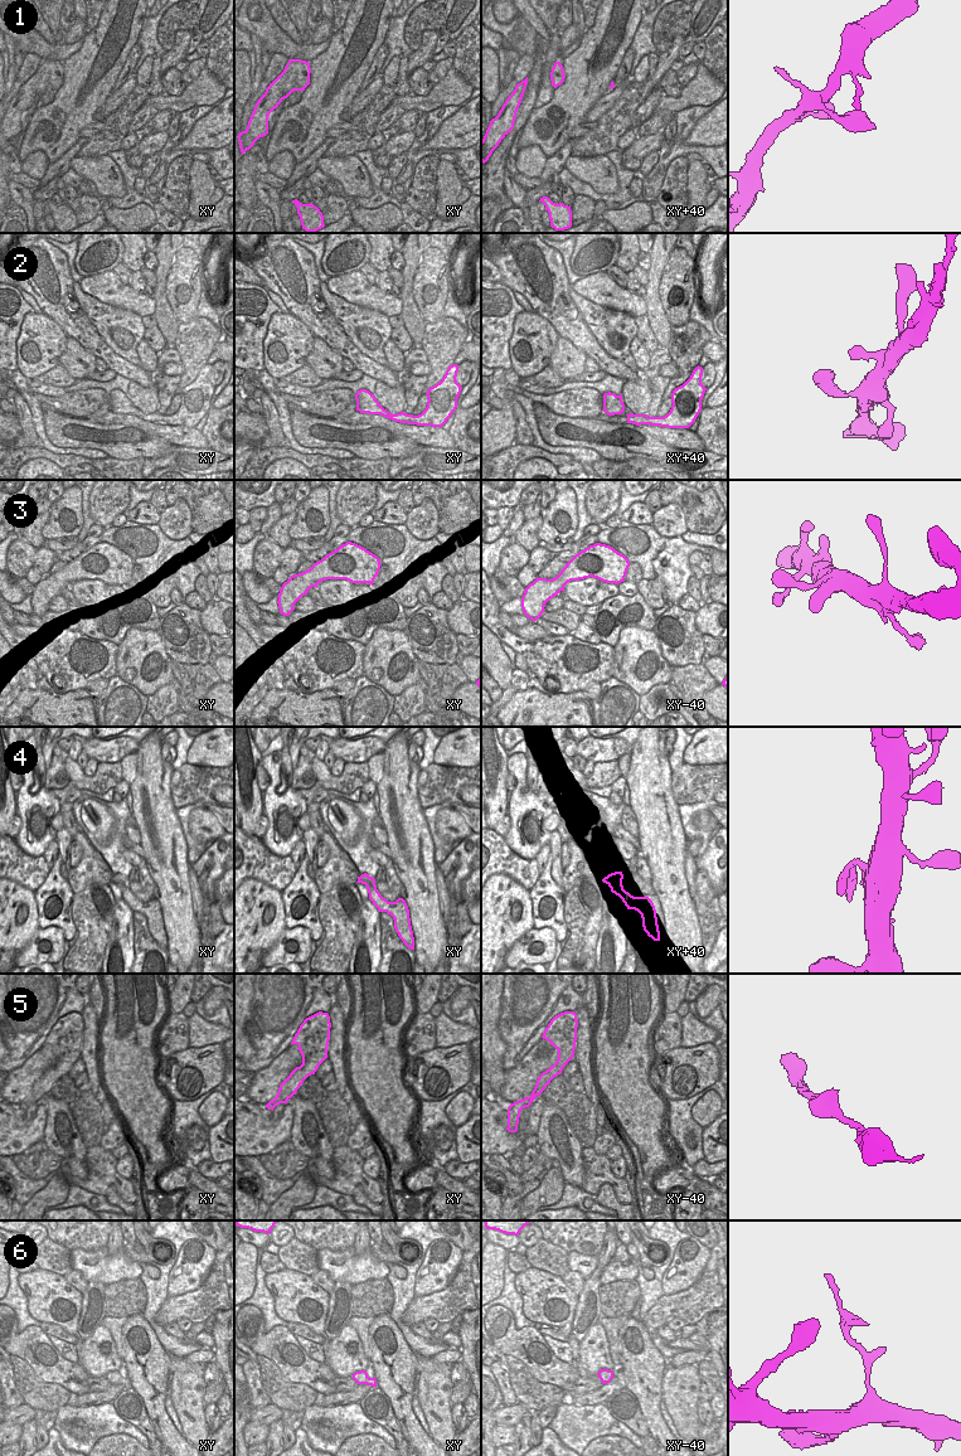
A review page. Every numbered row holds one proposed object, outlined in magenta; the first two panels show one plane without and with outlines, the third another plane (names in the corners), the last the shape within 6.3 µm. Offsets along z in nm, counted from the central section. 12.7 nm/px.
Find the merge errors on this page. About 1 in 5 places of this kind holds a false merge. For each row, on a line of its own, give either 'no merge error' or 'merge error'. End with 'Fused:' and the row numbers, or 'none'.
1: no merge error
2: no merge error
3: no merge error
4: no merge error
5: no merge error
6: merge error
Fused: 6

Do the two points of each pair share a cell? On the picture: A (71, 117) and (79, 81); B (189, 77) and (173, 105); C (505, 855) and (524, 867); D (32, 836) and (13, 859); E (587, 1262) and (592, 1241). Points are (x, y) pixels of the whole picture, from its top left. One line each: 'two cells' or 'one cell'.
A: one cell
B: two cells
C: one cell
D: two cells
E: two cells

